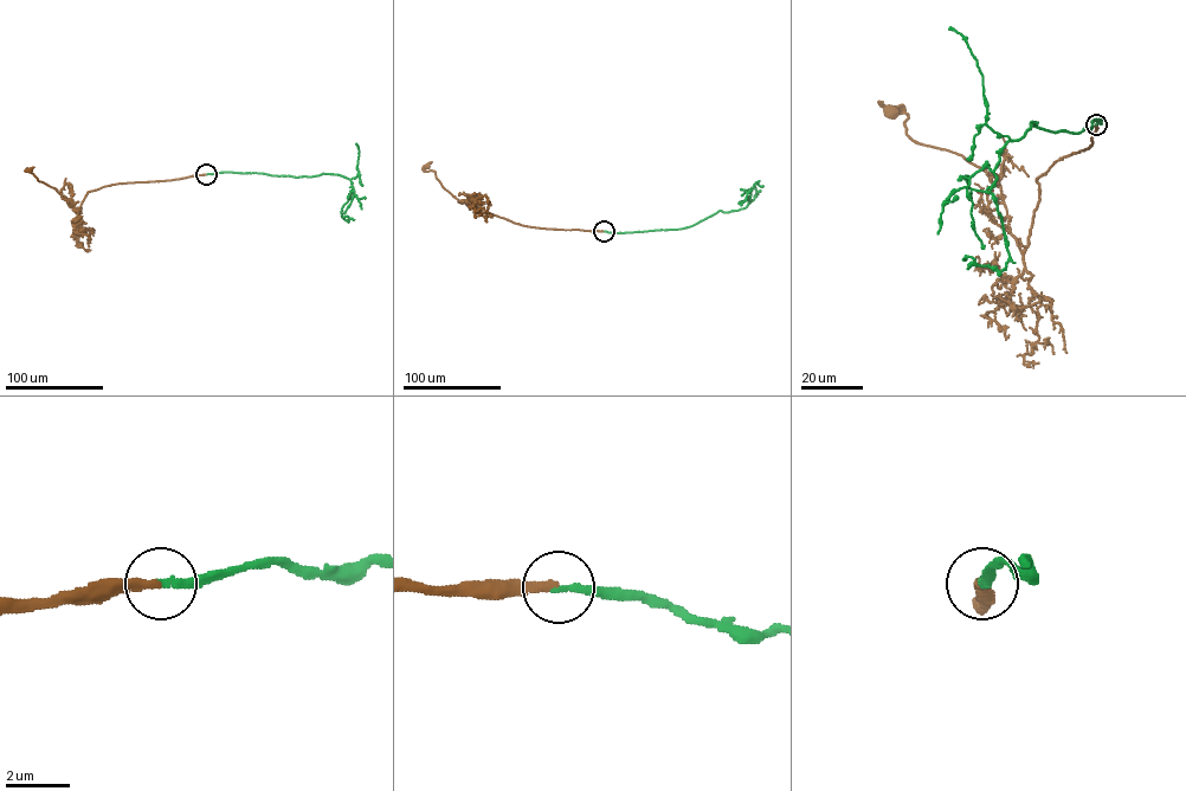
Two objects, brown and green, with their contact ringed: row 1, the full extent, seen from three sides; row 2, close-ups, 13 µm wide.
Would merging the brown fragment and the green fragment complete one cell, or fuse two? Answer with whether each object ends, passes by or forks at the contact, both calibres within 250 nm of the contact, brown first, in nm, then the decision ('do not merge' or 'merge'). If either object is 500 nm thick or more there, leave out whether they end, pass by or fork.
brown ends there; green ends there; 280 nm thick on the brown side, 240 nm on the other; merge

